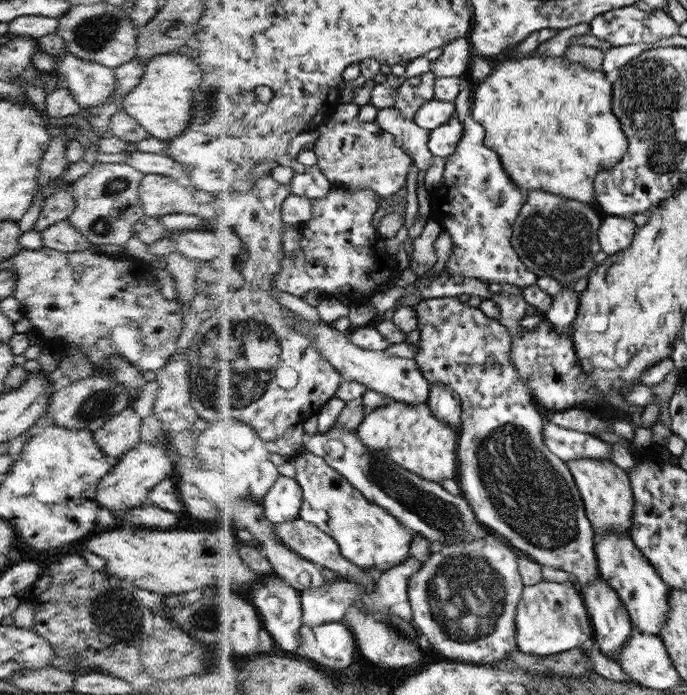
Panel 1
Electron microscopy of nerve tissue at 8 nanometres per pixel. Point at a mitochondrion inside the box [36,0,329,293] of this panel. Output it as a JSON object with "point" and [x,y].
{"point":[93,34]}

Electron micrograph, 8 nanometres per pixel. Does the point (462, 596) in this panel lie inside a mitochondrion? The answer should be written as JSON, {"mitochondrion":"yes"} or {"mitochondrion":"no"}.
{"mitochondrion":"yes"}

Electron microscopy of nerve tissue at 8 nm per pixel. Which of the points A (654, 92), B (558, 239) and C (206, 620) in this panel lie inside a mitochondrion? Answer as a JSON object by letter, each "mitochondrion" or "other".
{"A":"mitochondrion","B":"mitochondrion","C":"mitochondrion"}

